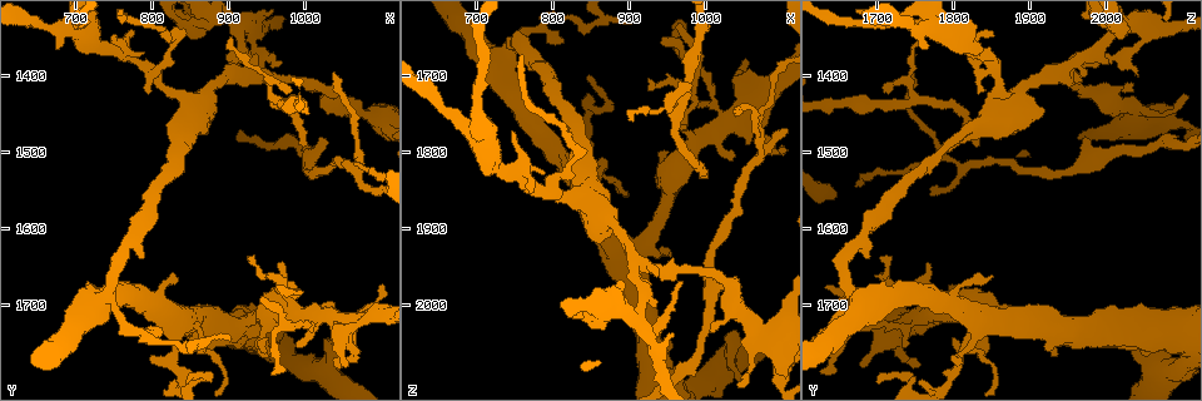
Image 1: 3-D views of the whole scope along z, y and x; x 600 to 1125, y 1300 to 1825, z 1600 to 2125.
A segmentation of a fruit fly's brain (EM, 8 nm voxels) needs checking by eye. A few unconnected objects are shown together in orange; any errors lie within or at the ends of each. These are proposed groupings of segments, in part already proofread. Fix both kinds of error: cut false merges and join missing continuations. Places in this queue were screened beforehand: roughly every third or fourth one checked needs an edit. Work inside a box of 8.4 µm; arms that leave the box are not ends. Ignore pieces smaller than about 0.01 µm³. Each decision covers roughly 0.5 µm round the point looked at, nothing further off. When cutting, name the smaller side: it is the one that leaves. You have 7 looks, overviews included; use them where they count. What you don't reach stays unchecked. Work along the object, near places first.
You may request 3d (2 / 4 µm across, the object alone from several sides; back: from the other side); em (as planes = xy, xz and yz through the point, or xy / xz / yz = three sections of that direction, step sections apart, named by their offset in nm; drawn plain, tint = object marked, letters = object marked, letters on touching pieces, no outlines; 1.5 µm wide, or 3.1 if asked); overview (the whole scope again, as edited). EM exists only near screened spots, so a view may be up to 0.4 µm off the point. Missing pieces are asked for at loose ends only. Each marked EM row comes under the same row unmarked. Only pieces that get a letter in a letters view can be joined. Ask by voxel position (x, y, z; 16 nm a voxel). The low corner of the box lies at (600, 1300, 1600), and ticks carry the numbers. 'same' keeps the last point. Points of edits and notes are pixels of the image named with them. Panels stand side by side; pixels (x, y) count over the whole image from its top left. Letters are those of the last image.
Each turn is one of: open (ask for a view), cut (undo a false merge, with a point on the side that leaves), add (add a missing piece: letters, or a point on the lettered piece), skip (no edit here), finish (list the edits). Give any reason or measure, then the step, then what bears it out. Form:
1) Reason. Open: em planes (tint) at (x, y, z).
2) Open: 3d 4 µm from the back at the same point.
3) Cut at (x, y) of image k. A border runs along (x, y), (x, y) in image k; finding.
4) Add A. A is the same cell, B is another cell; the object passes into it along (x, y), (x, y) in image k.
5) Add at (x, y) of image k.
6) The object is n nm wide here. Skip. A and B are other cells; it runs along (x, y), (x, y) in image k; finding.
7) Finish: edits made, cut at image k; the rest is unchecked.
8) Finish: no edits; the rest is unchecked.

Free end. Open: 3d 4 µm at (990, 1490, 1835).

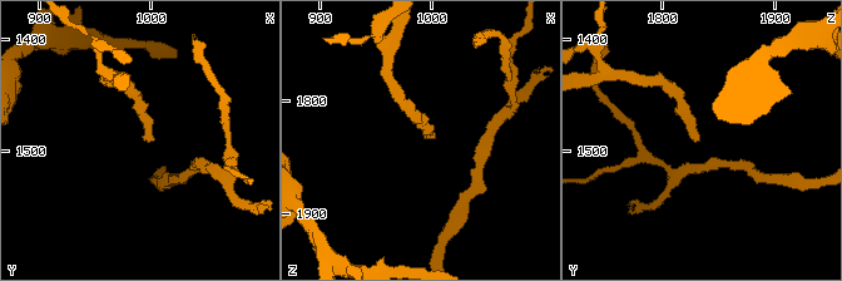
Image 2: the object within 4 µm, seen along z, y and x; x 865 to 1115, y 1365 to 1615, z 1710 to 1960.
Shape alone is not enough. Open: em planes (letters) at (994, 1488, 1830).

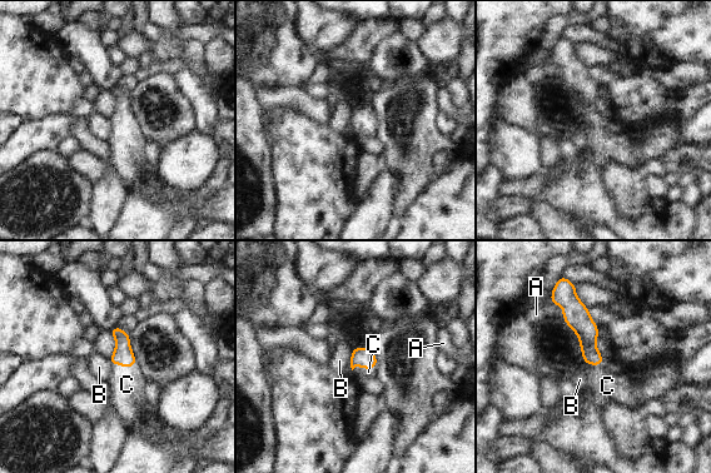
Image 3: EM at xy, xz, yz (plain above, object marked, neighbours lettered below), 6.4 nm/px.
The longest contact is with C, 170 nm. Add C. C is the same cell, A and B are other cells; the object passes into it along (123, 354), (124, 367), (127, 384) in image 3; it goes on there.

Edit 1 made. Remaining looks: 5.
Branch stops here. Open: 3d 4 µm at (1040, 1395, 1750).

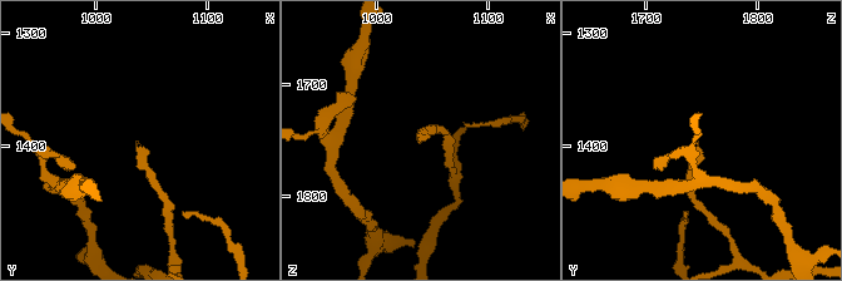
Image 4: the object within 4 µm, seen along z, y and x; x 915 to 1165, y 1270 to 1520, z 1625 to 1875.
Need the tissue. Open: em planes (letters) at (1038, 1396, 1750).

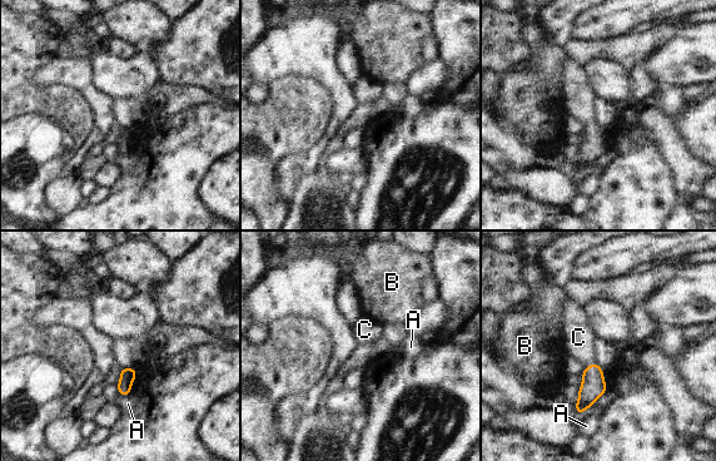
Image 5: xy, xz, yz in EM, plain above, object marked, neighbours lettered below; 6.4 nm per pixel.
Add C. C is the same cell, A and B are other cells; it goes on there.

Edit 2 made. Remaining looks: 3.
Thin end. Open: 3d 2 µm at (1025, 1480, 1970).

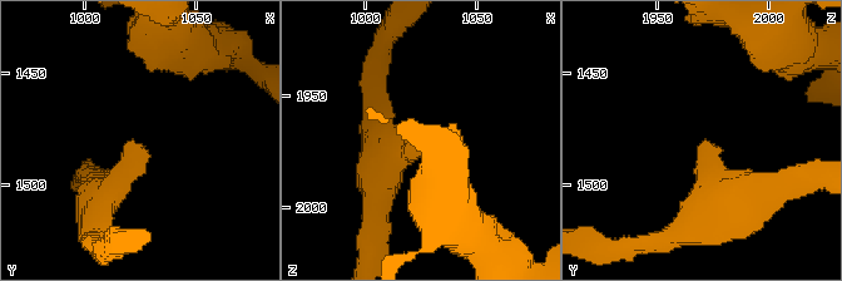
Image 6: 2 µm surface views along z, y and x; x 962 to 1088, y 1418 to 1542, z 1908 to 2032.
Need the tissue. Open: em planes (letters) at (1025, 1481, 1971).

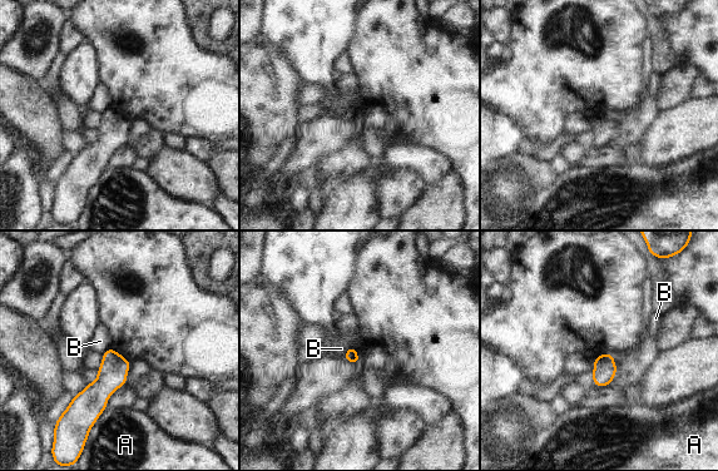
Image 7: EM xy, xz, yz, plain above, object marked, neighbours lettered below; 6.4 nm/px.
Skip. A and B are other cells; no lettered piece goes on from it.

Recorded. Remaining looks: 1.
Finish: edits made, add at image 3, add at image 5; the rest is unchecked.

